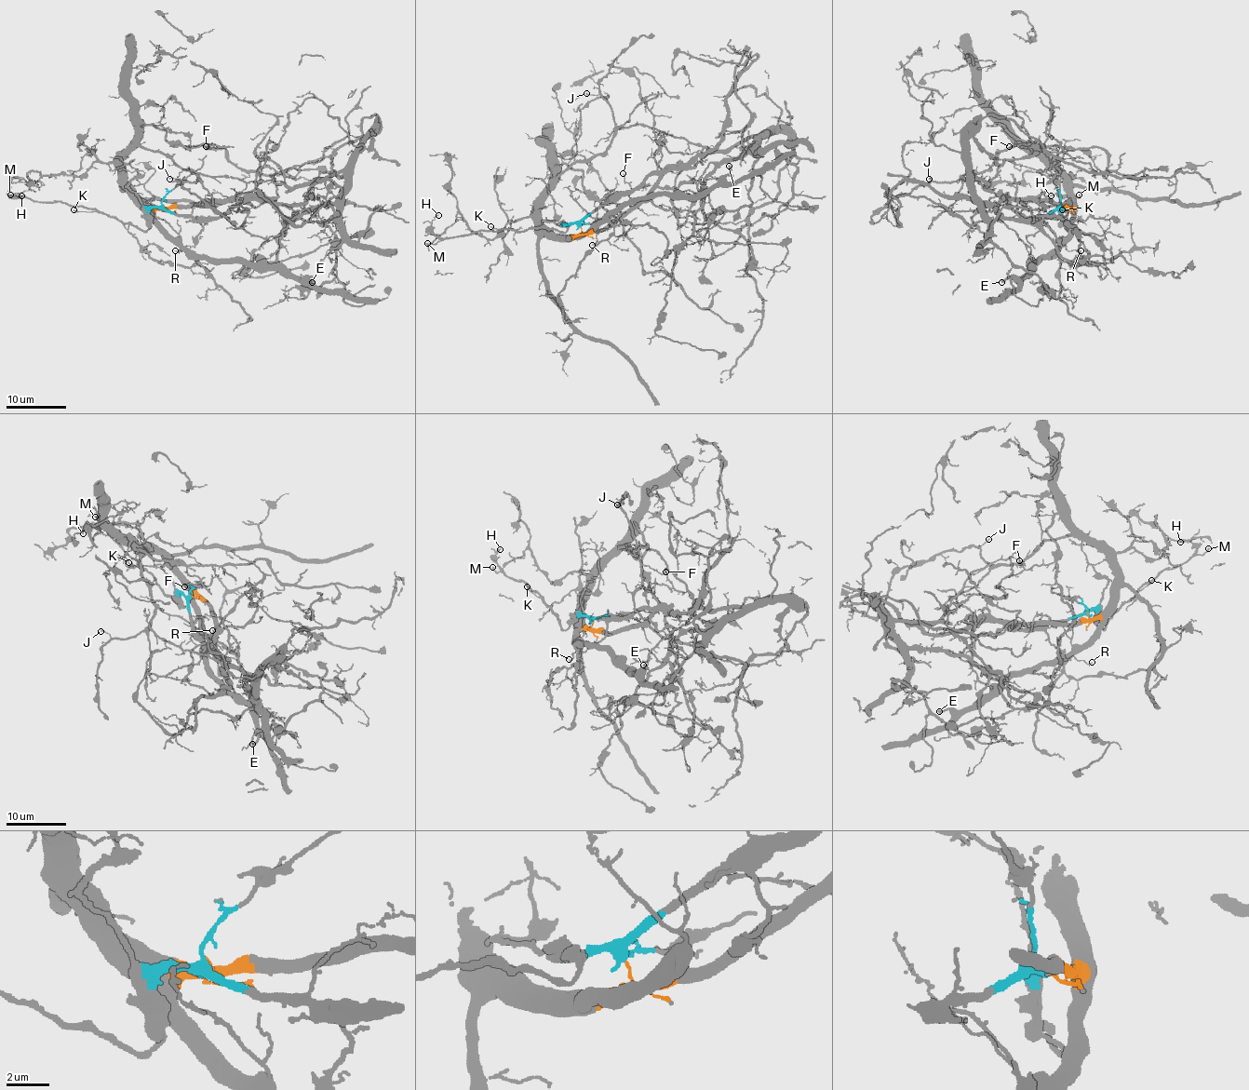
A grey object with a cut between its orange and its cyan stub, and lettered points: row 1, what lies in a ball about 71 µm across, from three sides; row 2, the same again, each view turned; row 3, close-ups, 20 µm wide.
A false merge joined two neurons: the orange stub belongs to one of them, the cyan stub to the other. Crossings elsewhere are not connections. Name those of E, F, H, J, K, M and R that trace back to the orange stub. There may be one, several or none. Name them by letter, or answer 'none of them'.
E, F, J

